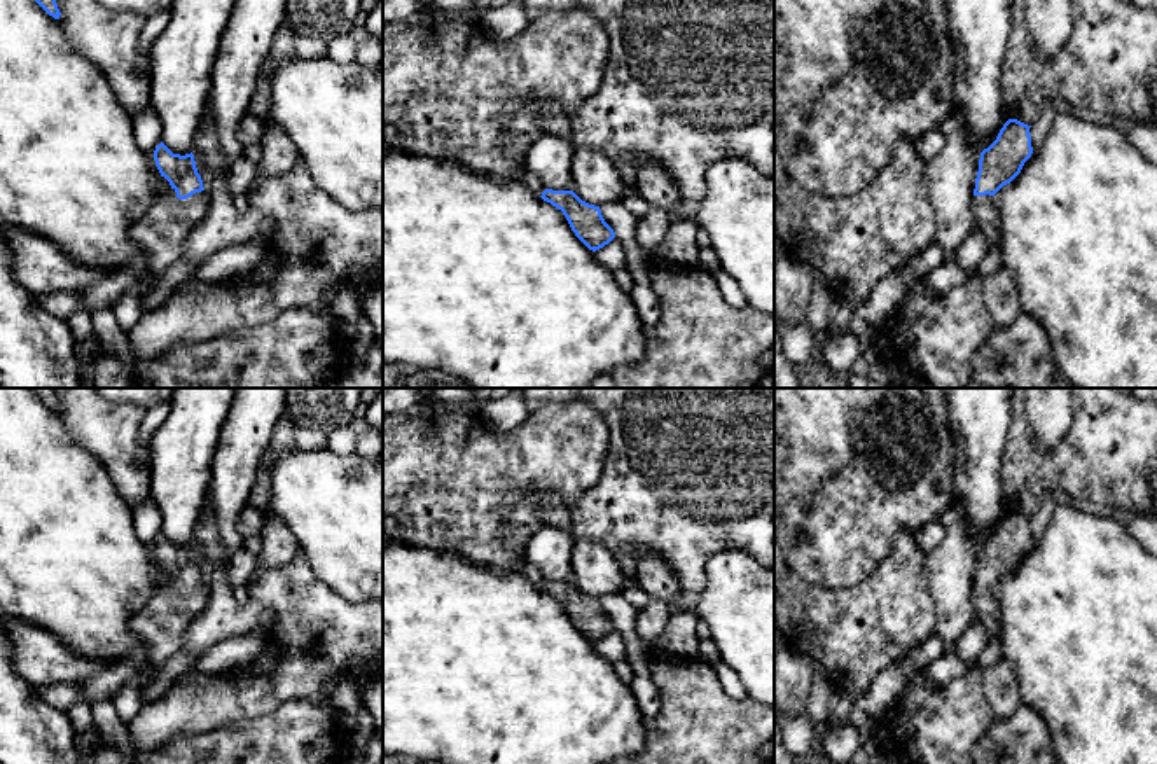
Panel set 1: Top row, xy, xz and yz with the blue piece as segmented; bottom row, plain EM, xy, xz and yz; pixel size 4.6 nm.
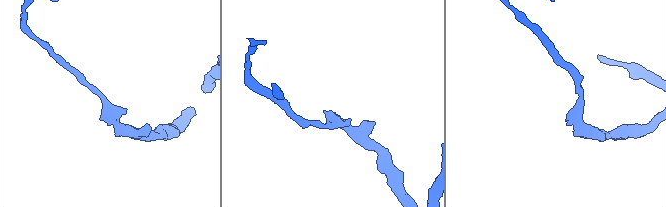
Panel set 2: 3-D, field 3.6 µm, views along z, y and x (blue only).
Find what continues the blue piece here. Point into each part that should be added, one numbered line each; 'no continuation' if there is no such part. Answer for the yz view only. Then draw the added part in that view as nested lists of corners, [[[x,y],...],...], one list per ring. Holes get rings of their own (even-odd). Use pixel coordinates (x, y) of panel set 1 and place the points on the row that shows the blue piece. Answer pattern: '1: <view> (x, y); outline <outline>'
1: yz (986, 214); outline [[[973,196],[975,227],[980,229],[989,247],[1000,241],[1000,212],[993,196]]]

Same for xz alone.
no continuation

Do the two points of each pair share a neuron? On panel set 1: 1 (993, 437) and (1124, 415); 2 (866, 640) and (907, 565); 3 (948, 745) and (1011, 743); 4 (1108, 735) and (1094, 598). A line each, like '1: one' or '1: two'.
1: two
2: one
3: two
4: one

